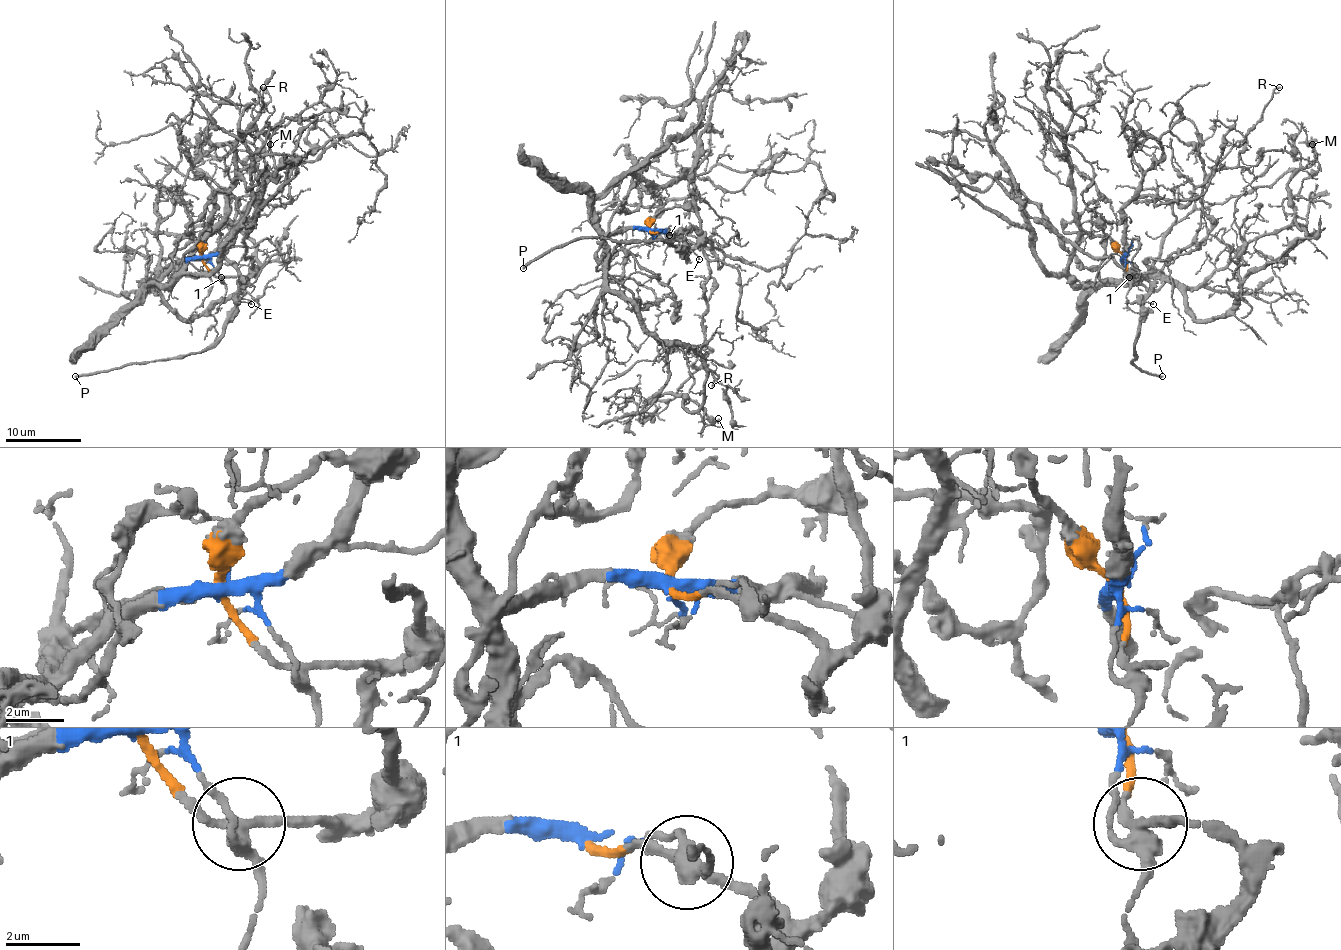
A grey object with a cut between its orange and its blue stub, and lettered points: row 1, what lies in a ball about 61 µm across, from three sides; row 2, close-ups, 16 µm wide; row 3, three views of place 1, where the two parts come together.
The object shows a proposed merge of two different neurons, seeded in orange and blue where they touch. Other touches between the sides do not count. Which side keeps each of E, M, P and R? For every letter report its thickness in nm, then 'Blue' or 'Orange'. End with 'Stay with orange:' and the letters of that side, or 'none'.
E: Thickness 150 nm. Orange
M: Thickness 130 nm. Blue
P: Thickness 240 nm. Orange
R: Thickness 160 nm. Blue
Stay with orange: E, P

